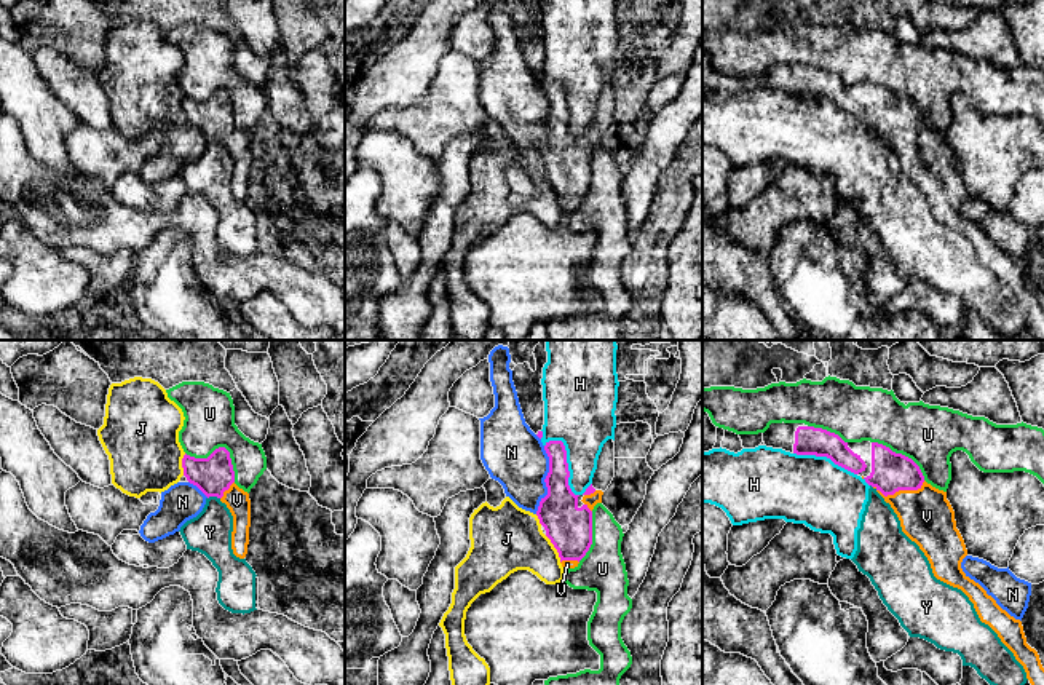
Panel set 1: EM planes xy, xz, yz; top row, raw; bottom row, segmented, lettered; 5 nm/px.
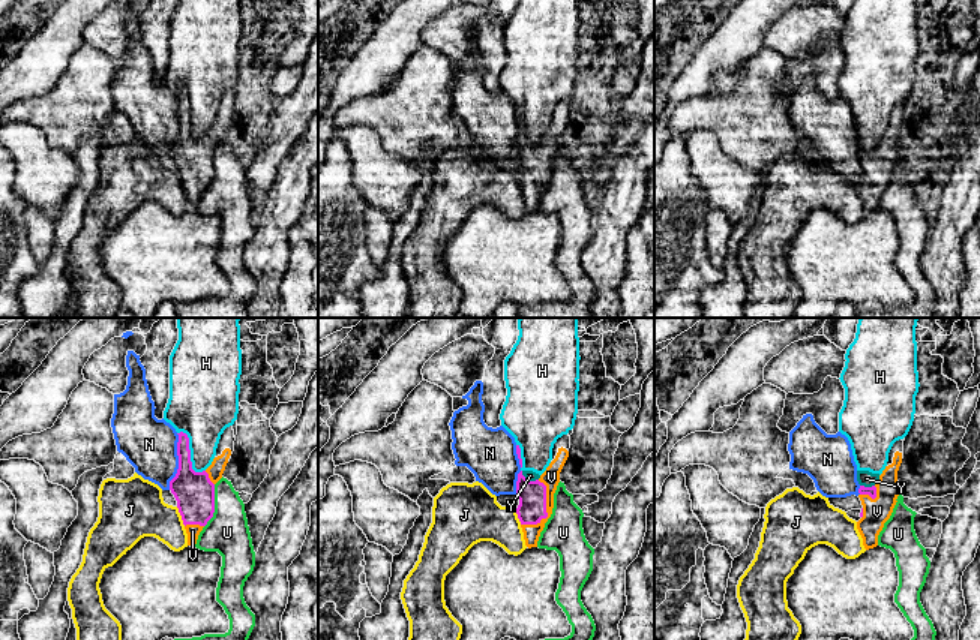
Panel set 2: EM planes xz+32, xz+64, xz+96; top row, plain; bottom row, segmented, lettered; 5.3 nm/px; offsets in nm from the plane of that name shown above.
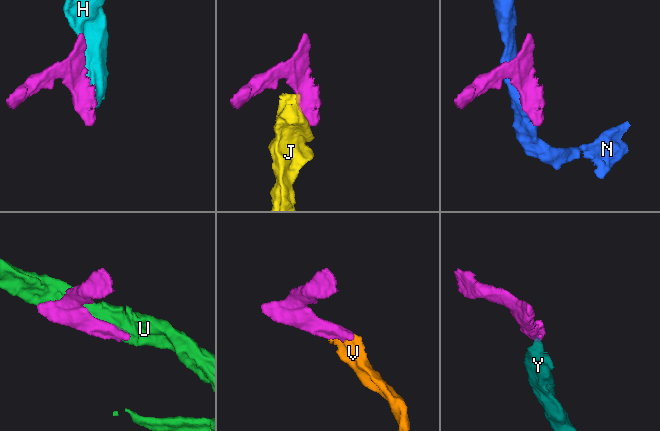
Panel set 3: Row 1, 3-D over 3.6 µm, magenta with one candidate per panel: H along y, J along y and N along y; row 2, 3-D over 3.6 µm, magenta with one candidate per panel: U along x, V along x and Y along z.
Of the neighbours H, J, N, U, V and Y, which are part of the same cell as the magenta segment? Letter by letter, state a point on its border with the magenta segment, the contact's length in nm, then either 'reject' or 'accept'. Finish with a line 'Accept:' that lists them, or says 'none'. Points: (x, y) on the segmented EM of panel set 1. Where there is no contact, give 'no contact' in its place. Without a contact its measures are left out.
H: xz (565, 462) | 320 nm | reject
J: xz (554, 546) | 160 nm | reject
N: xz (545, 479) | 340 nm | reject
U: xy (222, 447) | 300 nm | reject
V: yz (899, 489) | 260 nm | accept
Y: xy (213, 495) | 60 nm | reject
Accept: V

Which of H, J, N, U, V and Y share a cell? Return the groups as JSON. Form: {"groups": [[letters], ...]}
{"groups": [["H", "Y"], ["J"], ["N"], ["U"], ["V"]]}

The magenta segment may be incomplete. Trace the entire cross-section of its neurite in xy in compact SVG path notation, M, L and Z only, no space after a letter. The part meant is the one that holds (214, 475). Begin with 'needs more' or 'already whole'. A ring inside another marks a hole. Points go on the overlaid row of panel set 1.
needs more | M225 447L216 449L208 458L184 455L184 476L196 485L208 498L217 497L227 505L233 516L231 549L239 559L247 554L251 527L249 493L235 484L235 471L230 452Z

